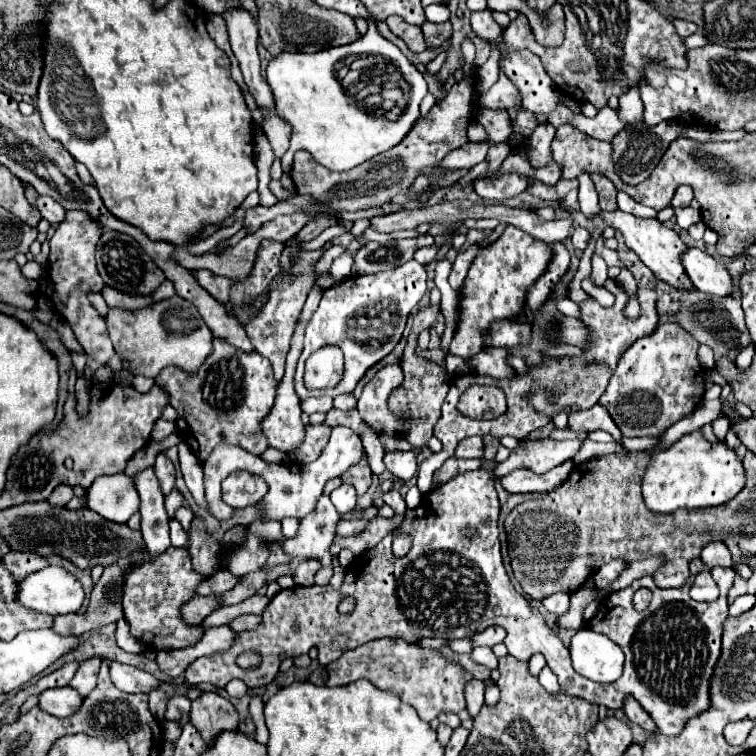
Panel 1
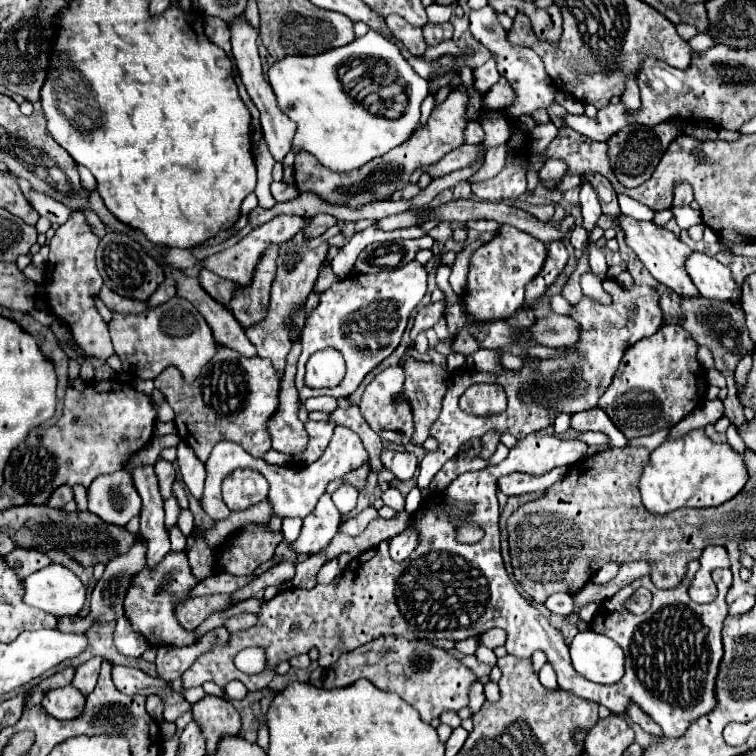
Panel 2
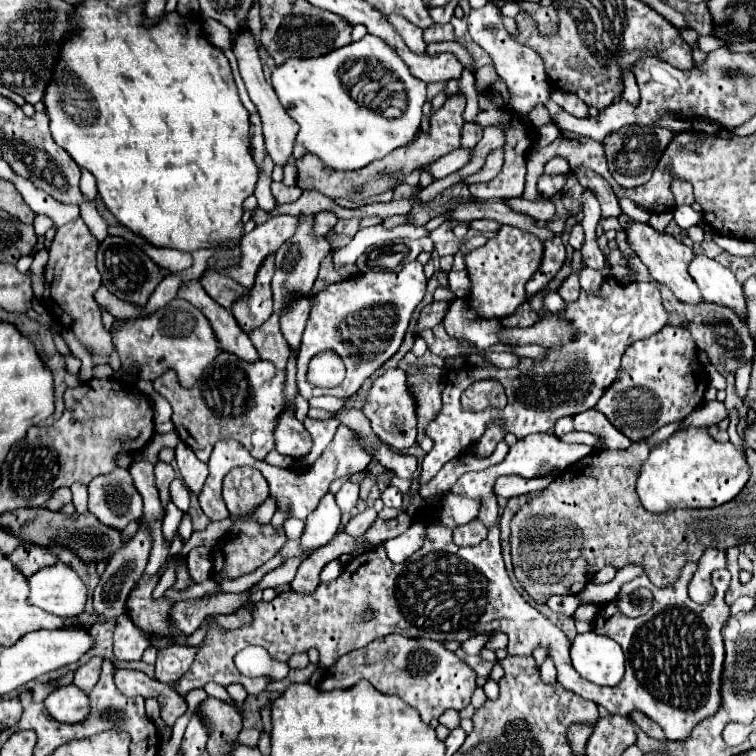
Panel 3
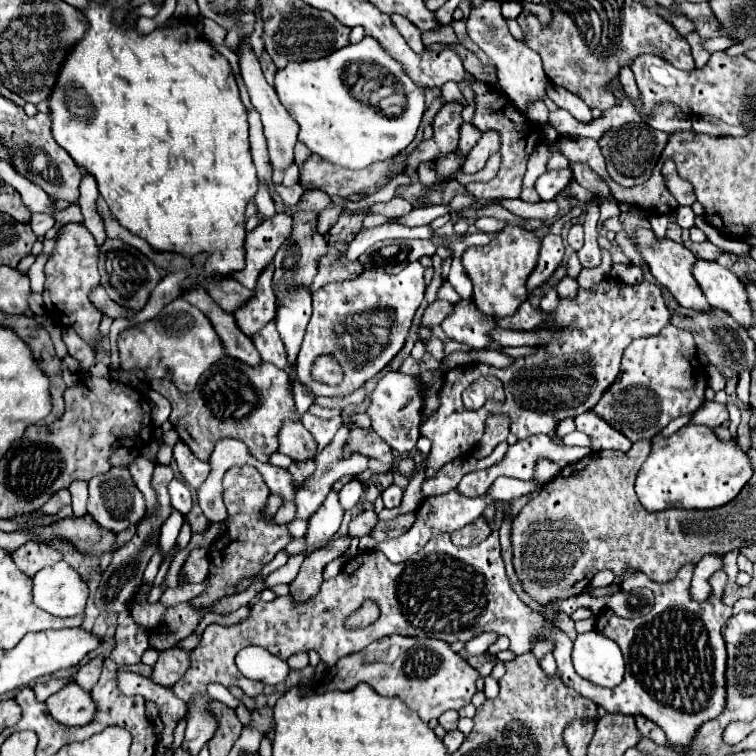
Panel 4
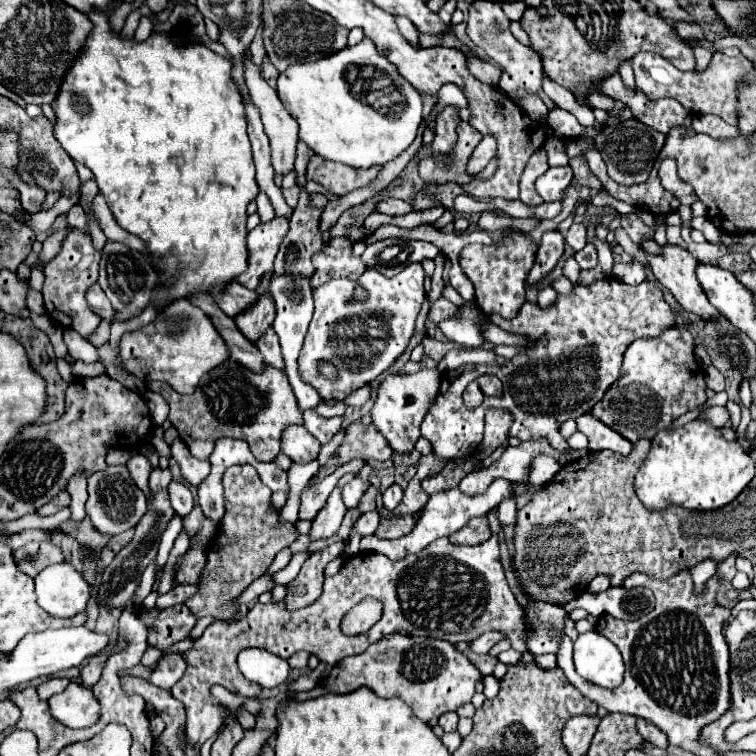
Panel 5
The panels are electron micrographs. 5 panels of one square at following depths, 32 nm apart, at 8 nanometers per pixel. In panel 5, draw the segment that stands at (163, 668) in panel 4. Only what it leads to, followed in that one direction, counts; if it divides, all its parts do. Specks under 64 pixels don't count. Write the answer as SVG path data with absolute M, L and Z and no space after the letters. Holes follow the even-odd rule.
M174 652L174 654L164 654L160 660L158 660L158 666L154 668L152 676L150 676L150 682L156 684L156 686L162 686L166 690L170 690L186 672L186 660L182 654Z

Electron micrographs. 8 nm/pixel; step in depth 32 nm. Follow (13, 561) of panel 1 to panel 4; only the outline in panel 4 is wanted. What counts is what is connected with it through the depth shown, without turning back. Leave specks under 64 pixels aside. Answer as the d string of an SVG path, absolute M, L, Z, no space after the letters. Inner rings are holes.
M28 542L14 550L10 556L22 572L38 572L40 568L56 564L56 560L62 558L50 544L40 542Z

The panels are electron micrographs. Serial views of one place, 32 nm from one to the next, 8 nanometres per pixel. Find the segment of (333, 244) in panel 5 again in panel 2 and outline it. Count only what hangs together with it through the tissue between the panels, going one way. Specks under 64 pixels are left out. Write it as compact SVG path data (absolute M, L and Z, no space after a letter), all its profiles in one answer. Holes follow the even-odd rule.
M330 266L328 268L324 268L324 270L320 270L320 276L318 276L318 280L316 280L316 286L314 286L314 290L316 292L324 292L328 286L332 286L336 282L336 276L334 276L334 272L330 270Z

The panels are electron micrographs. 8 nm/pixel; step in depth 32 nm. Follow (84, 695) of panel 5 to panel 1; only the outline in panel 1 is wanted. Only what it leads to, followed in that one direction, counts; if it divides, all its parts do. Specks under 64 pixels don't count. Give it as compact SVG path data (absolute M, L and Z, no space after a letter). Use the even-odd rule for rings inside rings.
M64 686L64 688L48 688L40 694L38 700L38 708L42 708L44 712L56 716L56 718L66 718L72 716L72 712L76 712L82 704L82 698L78 692L74 692L72 688Z

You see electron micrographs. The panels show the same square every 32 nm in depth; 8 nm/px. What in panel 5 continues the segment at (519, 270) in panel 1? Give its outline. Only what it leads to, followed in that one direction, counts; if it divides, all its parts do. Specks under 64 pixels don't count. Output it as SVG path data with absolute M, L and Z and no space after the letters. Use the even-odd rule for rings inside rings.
M508 228L506 232L502 240L490 246L470 244L460 252L460 266L474 284L474 302L484 314L516 314L526 302L526 276L534 266L538 246L528 234L516 228Z

